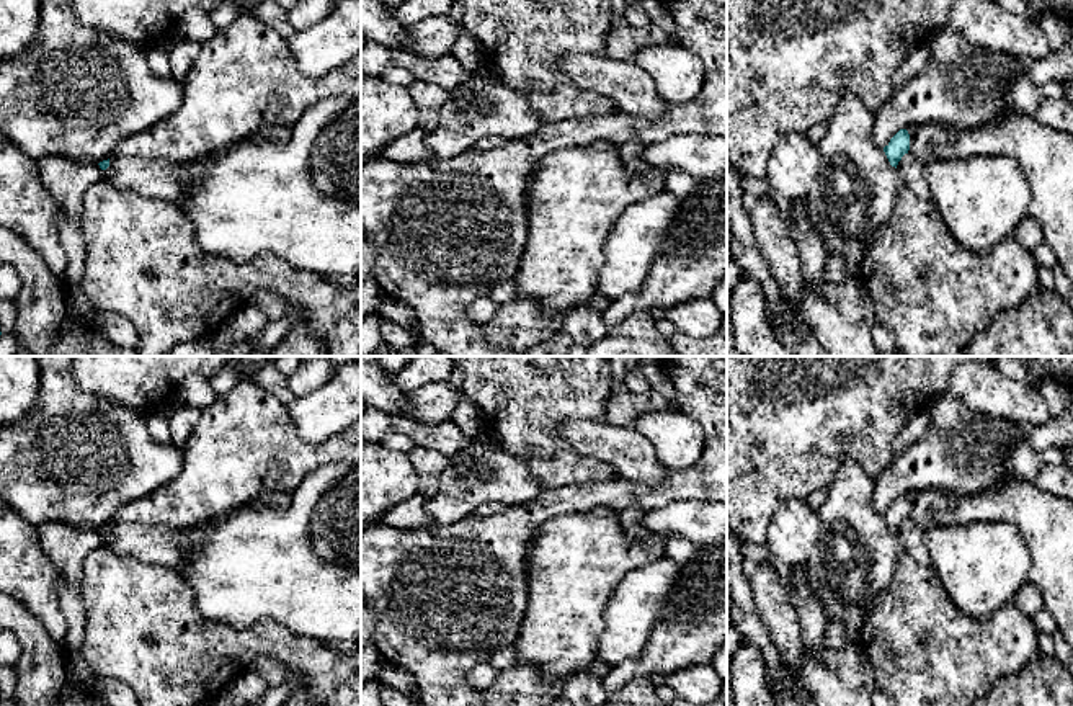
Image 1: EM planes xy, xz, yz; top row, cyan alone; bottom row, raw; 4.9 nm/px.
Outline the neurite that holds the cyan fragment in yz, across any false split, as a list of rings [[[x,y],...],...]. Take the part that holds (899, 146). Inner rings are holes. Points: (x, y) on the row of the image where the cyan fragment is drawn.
[[[1013,105],[1003,118],[977,129],[942,127],[941,124],[923,124],[900,129],[884,152],[892,167],[897,168],[905,154],[923,162],[968,159],[985,155],[1003,155],[1013,159],[1031,186],[1027,214],[1035,219],[1044,232],[1045,244],[1052,248],[1058,265],[1073,279],[1073,136],[1040,124],[1026,116]]]

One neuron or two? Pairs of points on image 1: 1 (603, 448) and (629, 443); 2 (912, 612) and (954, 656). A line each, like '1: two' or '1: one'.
1: one
2: one

